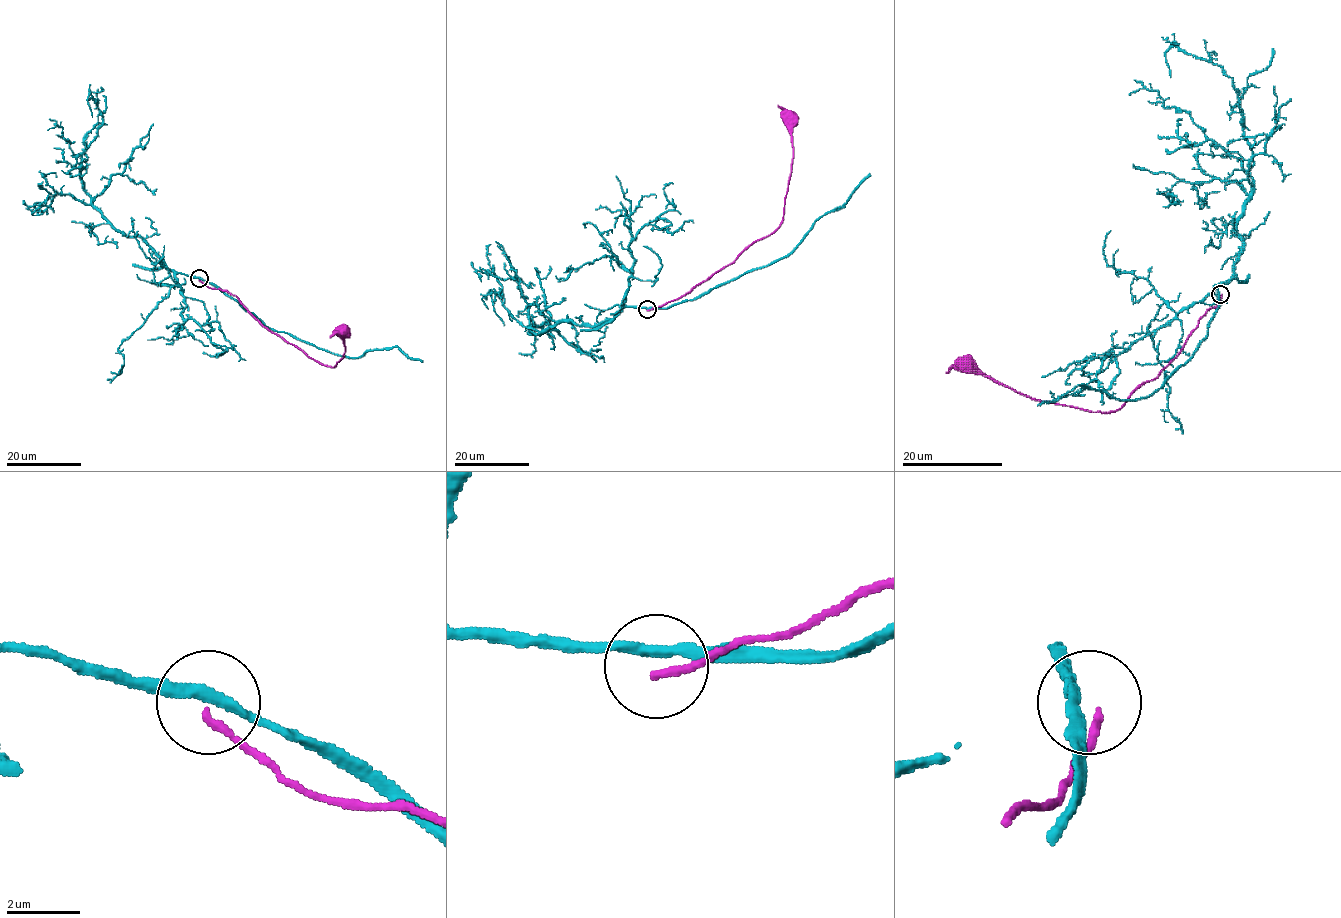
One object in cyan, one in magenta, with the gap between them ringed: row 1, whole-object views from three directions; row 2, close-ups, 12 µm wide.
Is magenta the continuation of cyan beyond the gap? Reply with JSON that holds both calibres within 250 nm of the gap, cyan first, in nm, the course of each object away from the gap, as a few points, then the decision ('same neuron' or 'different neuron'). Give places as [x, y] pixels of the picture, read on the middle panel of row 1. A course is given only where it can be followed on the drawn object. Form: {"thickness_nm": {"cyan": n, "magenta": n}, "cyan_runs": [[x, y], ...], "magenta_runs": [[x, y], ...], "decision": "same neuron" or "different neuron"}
{"thickness_nm": {"cyan": 300, "magenta": 200}, "cyan_runs": [[648, 309], [624, 307], [596, 324], [557, 322], [530, 334], [530, 326], [550, 319], [535, 268], [540, 272]], "magenta_runs": [[648, 310], [689, 293], [730, 265], [756, 240], [776, 229], [783, 216], [793, 158], [790, 120]], "decision": "different neuron"}

